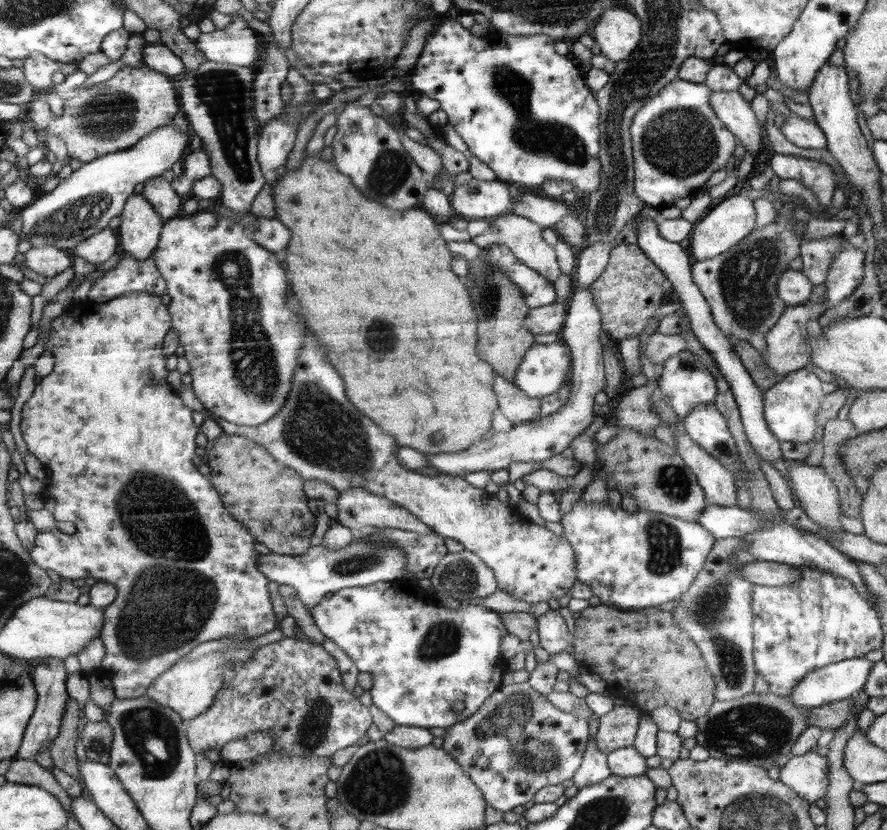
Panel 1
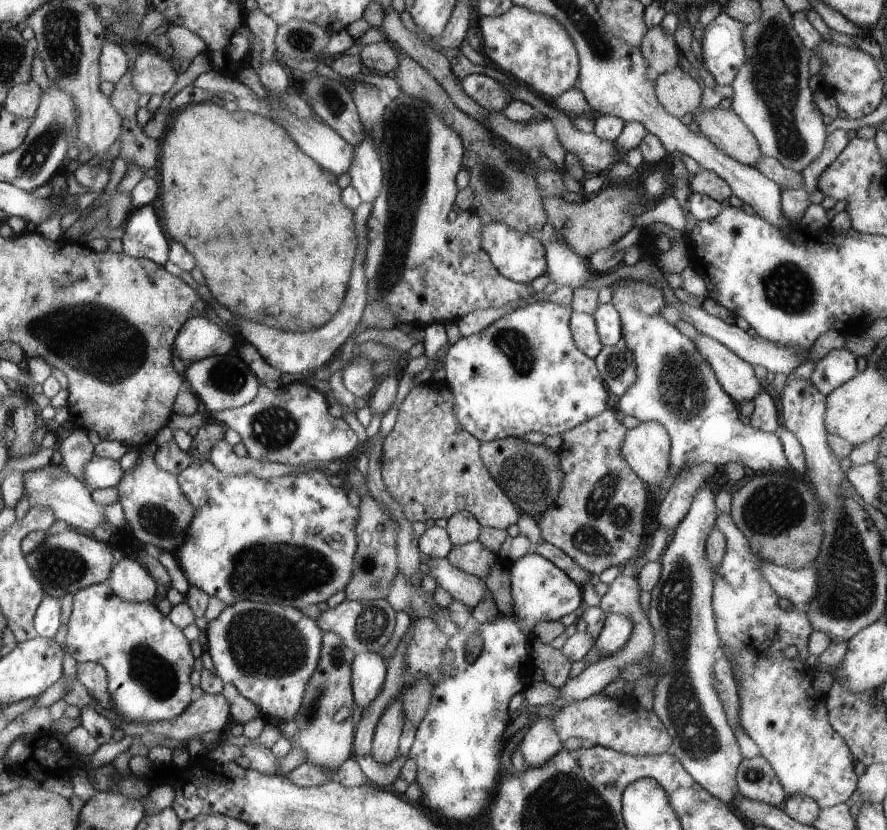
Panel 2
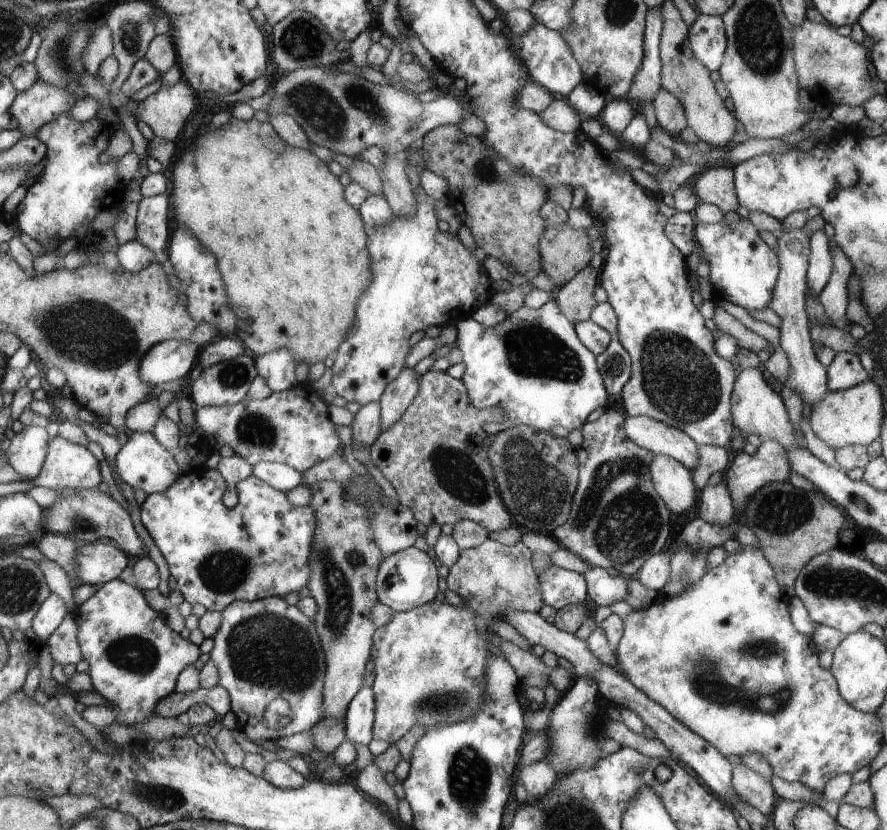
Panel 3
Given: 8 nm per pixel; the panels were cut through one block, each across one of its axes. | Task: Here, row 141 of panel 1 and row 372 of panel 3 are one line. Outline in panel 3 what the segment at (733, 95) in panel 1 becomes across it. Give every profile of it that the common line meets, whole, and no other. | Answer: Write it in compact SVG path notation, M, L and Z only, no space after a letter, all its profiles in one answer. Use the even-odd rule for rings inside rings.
M738 368L731 398L731 416L736 428L740 428L740 433L745 437L748 434L756 434L761 439L776 440L783 445L784 449L789 447L806 448L804 438L800 441L795 440L784 402L779 394L766 383L761 368Z

